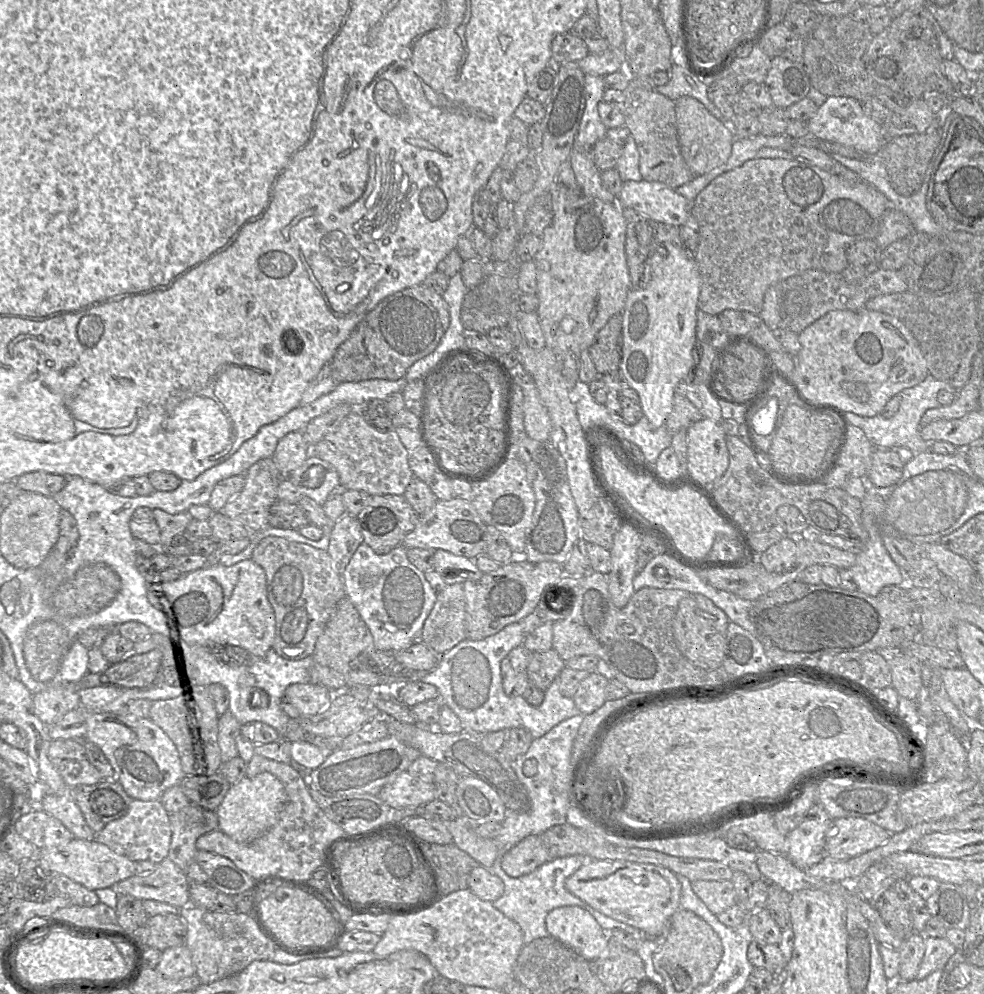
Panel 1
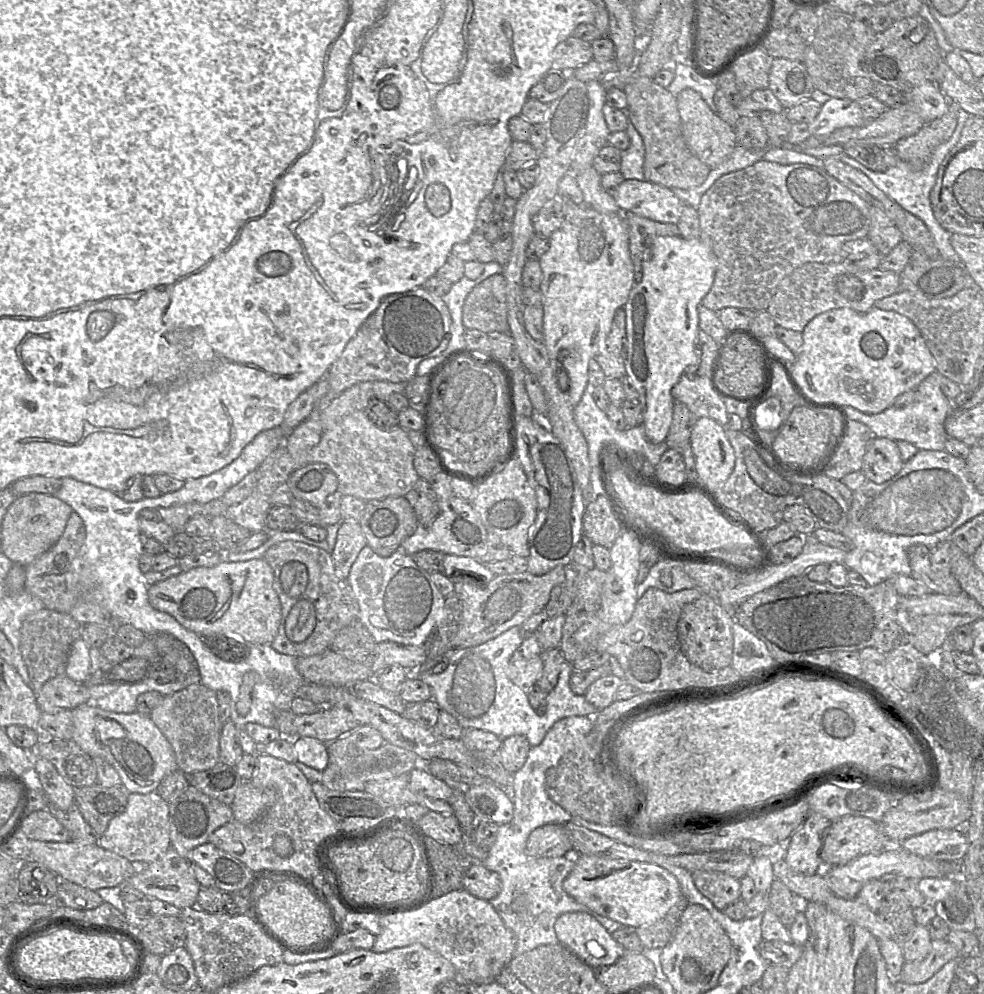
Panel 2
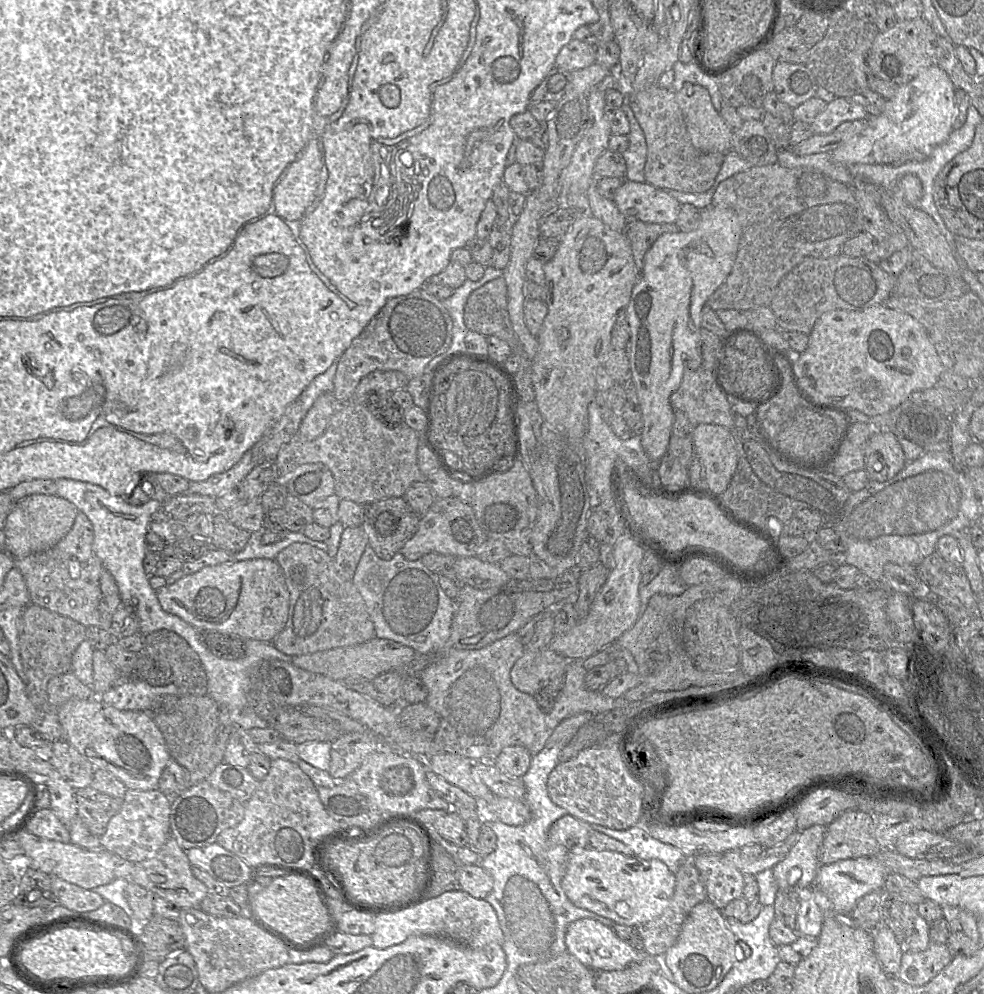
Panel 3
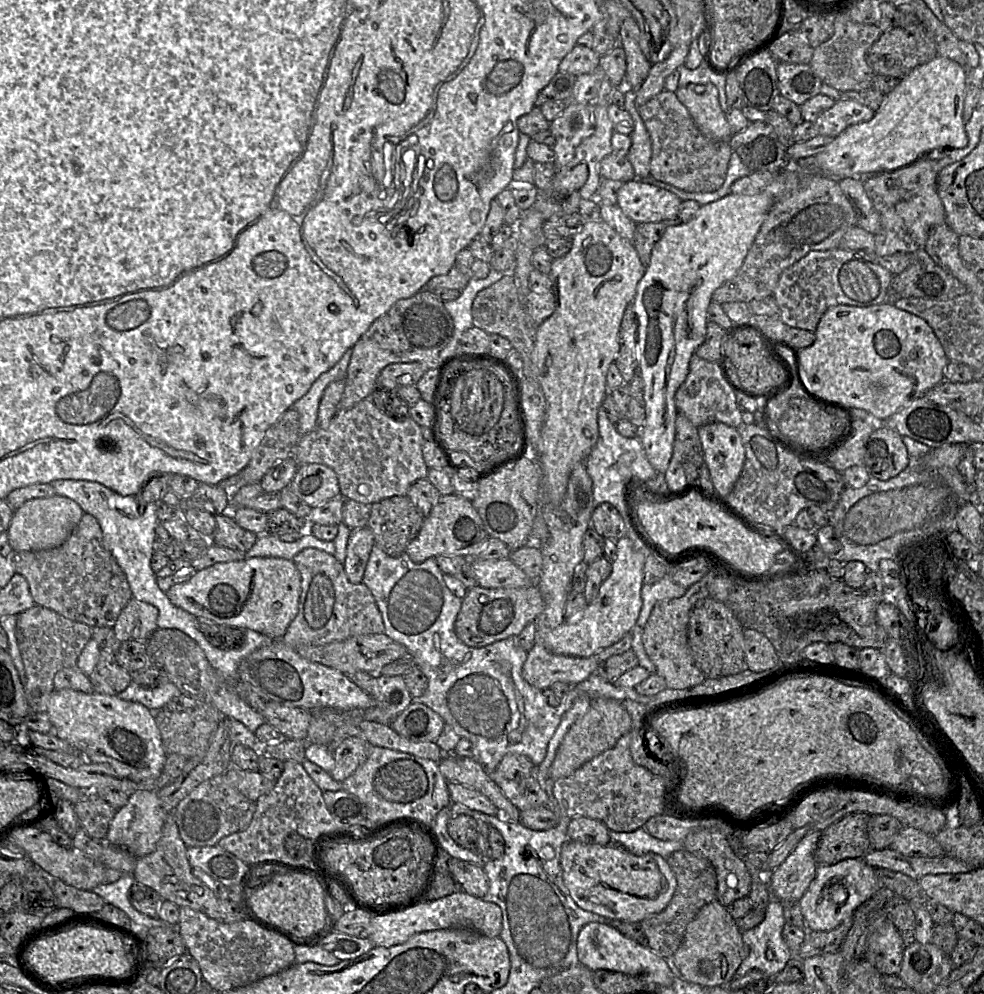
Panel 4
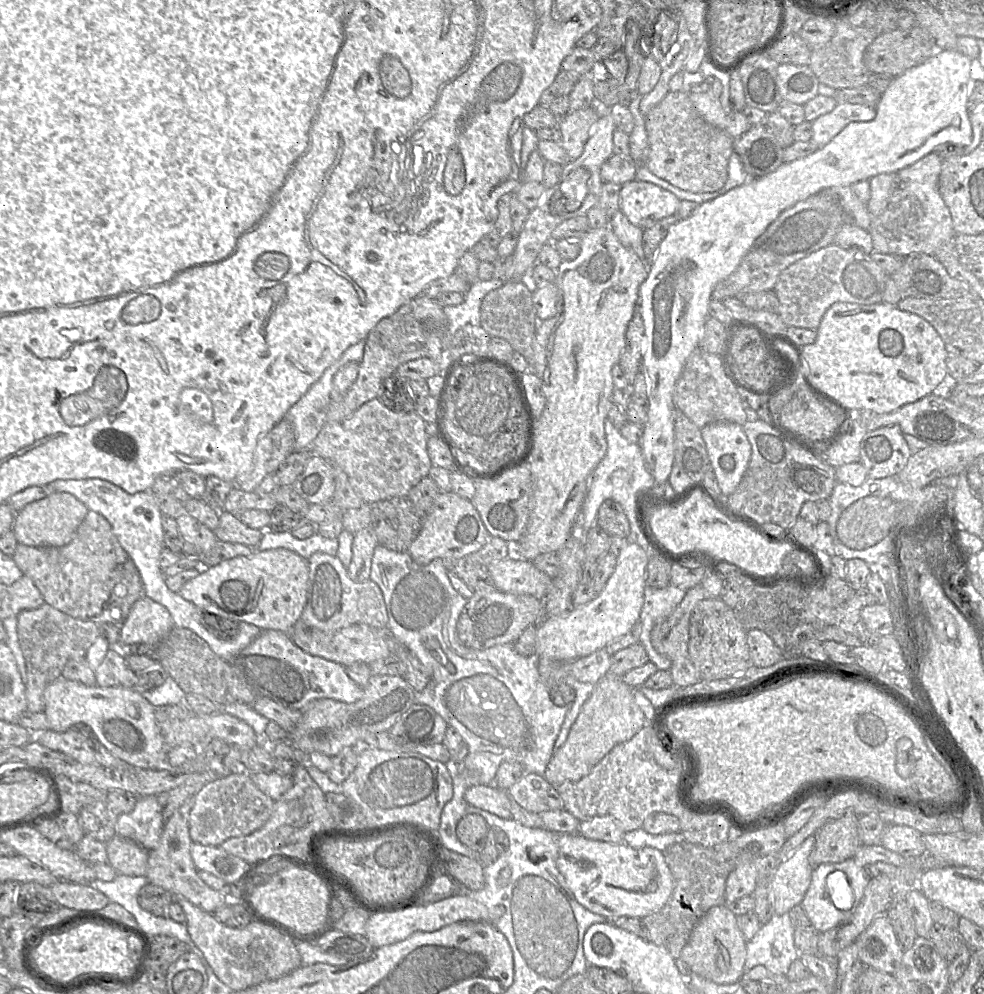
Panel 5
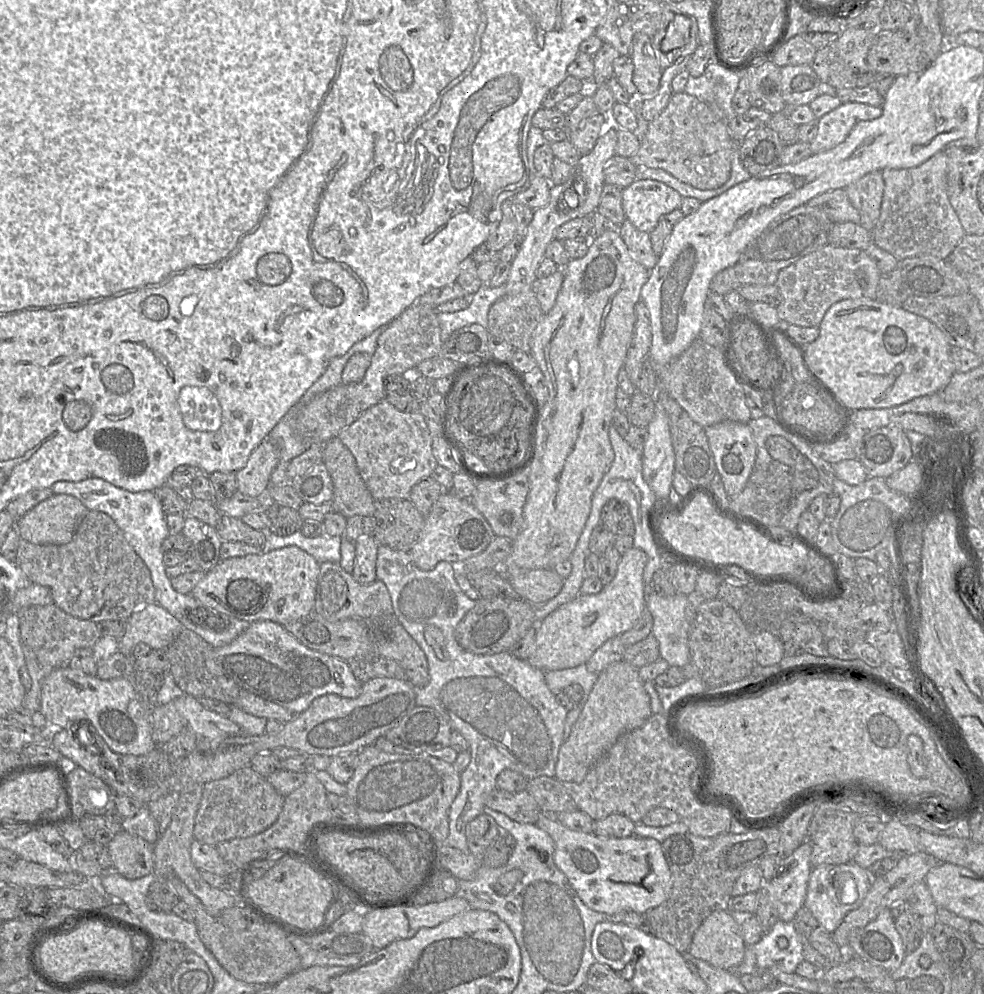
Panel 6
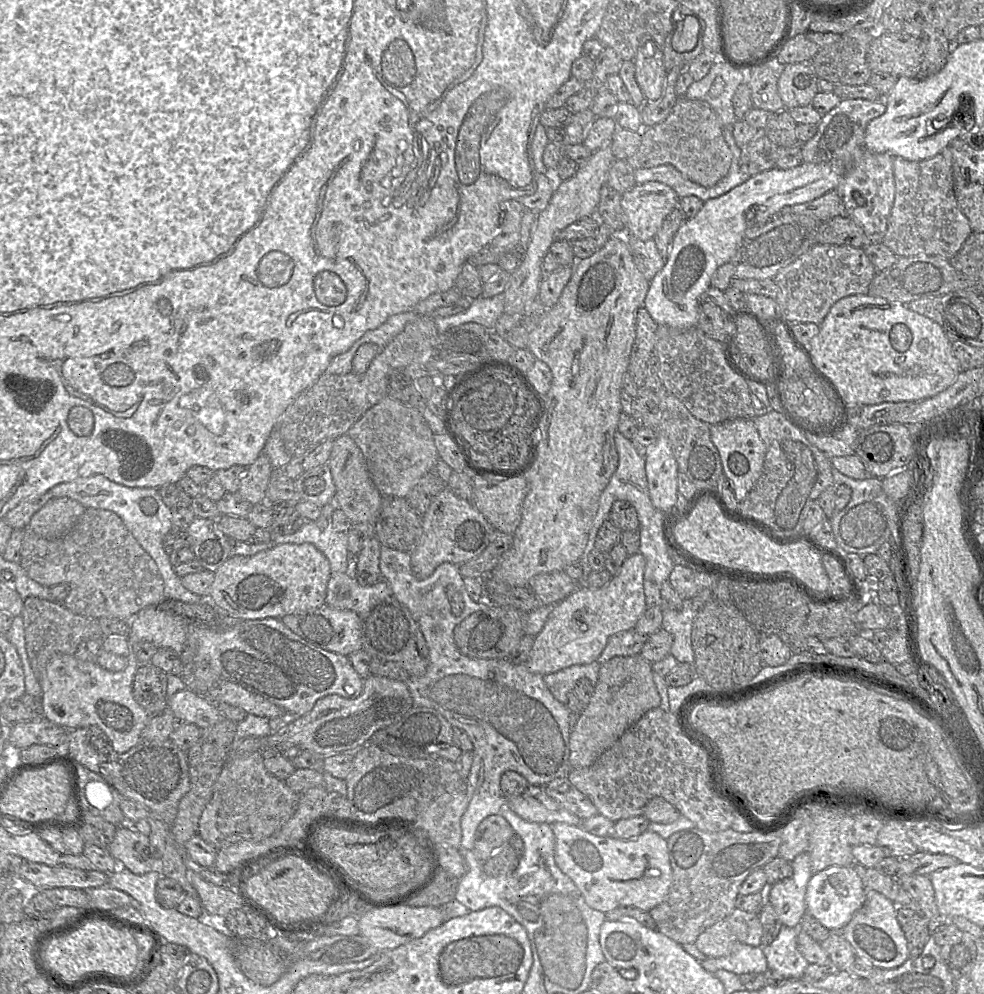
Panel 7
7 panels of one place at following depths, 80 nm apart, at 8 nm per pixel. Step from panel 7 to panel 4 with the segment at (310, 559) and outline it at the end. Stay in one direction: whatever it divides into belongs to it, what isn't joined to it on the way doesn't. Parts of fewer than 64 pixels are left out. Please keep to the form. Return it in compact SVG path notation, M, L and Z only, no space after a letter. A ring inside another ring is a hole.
M245 558L195 571L188 581L175 584L166 594L175 606L198 618L280 639L298 613L301 575L293 560Z

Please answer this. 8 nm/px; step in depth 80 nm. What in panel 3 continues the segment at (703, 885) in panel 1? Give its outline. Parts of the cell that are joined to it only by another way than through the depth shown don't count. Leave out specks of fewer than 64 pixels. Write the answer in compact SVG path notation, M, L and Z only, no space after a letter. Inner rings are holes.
M699 854L691 858L705 886L707 900L719 910L742 897L744 875L723 854Z

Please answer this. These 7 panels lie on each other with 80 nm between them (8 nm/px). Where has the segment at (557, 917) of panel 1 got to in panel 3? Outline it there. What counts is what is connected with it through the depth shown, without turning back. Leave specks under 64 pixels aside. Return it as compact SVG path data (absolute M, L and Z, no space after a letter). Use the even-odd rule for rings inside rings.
M589 918L578 919L568 925L565 944L567 951L591 970L621 970L646 956L646 952L638 952L621 940L612 928Z

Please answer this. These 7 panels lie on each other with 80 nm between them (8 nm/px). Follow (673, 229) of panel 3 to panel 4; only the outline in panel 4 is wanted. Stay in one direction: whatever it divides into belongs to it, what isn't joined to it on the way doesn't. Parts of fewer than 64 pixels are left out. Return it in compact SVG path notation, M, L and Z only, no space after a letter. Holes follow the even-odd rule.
M676 218L636 225L632 244L638 253L641 263L645 267L649 265L652 249L660 240L666 228L679 225L680 223L681 221Z

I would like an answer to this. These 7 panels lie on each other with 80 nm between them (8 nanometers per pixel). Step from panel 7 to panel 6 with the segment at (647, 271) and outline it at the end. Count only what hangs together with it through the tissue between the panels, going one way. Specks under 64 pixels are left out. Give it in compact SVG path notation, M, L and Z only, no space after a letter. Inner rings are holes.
M627 219L618 232L634 259L648 270L654 268L658 256L652 249L649 233L638 230Z

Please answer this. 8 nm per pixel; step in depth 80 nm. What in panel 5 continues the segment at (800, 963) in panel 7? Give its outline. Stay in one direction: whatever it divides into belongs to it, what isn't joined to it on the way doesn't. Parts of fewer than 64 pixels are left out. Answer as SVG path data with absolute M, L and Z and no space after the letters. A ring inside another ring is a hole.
M788 913L775 914L768 923L762 925L755 936L746 942L744 973L762 965L772 973L786 975L791 963L800 956L794 944L794 930Z

